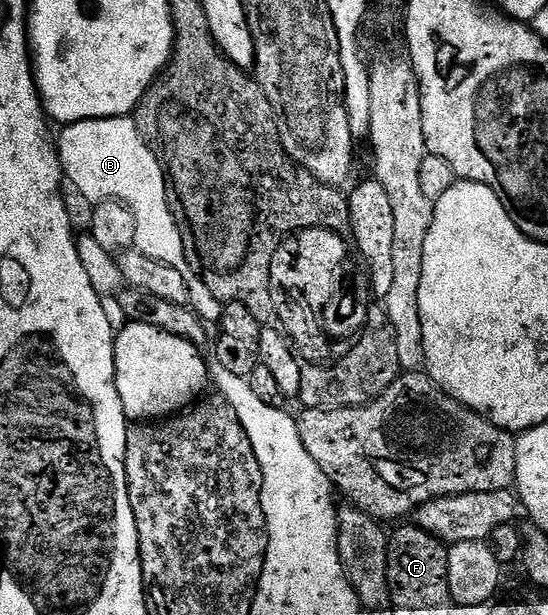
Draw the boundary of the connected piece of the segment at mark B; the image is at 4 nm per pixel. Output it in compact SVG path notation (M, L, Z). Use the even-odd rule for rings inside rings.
M133 117L89 118L63 125L61 130L62 135L57 135L56 145L65 181L69 185L71 182L90 204L123 202L136 220L136 249L144 256L152 256L152 260L160 260L176 268L176 272L184 276L191 299L203 297L206 285L186 261L181 232L174 213L168 208L166 172L159 167L157 156L140 136Z

